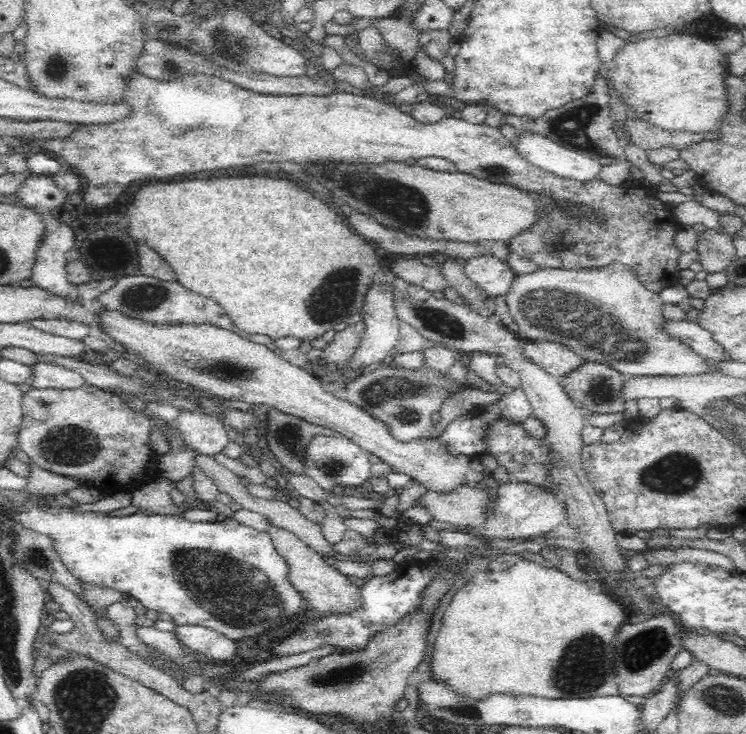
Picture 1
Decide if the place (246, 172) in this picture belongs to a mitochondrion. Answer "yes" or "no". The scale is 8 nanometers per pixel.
no

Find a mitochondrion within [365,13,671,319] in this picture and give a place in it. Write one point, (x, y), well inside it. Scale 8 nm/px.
(578, 126)

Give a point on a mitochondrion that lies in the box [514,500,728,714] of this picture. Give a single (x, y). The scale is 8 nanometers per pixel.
(585, 665)

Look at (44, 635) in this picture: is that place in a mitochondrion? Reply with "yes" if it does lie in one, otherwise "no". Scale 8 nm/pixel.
no

